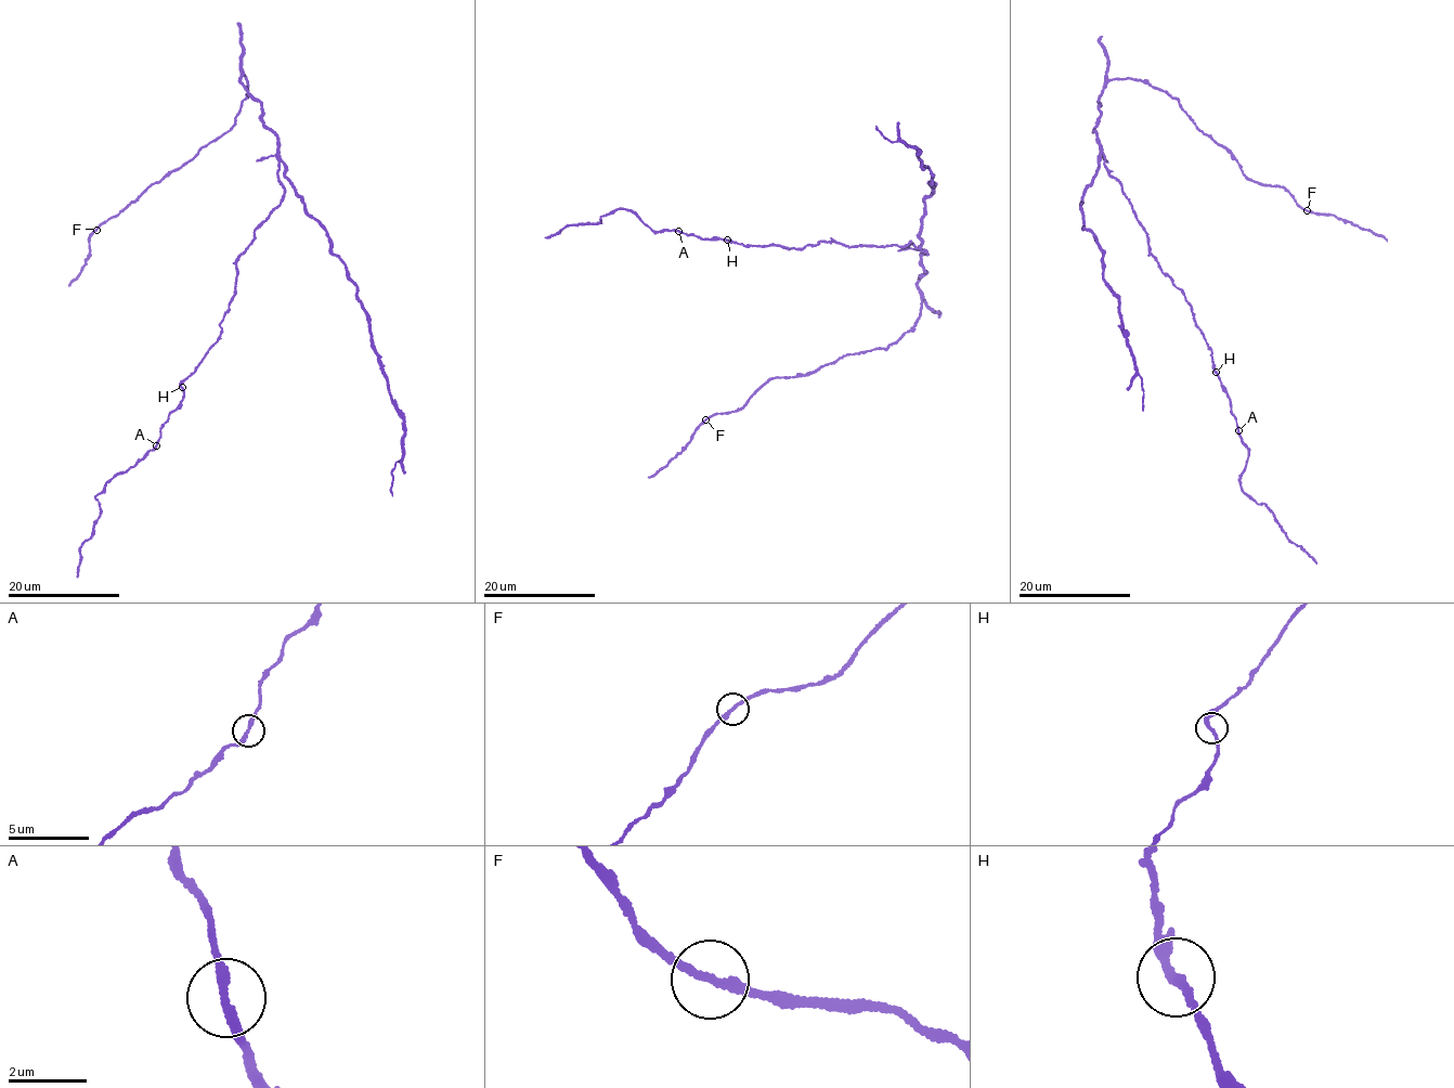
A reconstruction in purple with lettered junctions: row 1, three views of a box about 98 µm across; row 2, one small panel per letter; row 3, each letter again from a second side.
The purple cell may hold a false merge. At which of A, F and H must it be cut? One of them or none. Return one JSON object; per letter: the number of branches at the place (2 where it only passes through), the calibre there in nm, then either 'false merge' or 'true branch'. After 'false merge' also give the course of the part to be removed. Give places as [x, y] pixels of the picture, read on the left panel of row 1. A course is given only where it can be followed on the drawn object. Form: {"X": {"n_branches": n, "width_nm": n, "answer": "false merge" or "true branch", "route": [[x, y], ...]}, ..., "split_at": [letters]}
{"A": {"n_branches": 2, "width_nm": 240, "answer": "true branch"}, "F": {"n_branches": 2, "width_nm": 220, "answer": "true branch"}, "H": {"n_branches": 2, "width_nm": 220, "answer": "true branch"}, "split_at": []}

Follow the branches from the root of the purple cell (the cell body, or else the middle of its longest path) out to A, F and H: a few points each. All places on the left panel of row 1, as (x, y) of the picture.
A: (278, 168), (284, 191), (280, 203), (236, 260), (235, 292), (221, 334), (181, 384), (181, 400), (156, 445)
F: (278, 168), (277, 137), (263, 124), (261, 103), (241, 81), (243, 73), (249, 92), (228, 131), (96, 230)
H: (278, 168), (284, 191), (280, 203), (255, 229), (236, 260), (235, 292), (223, 318), (221, 334), (182, 386)

